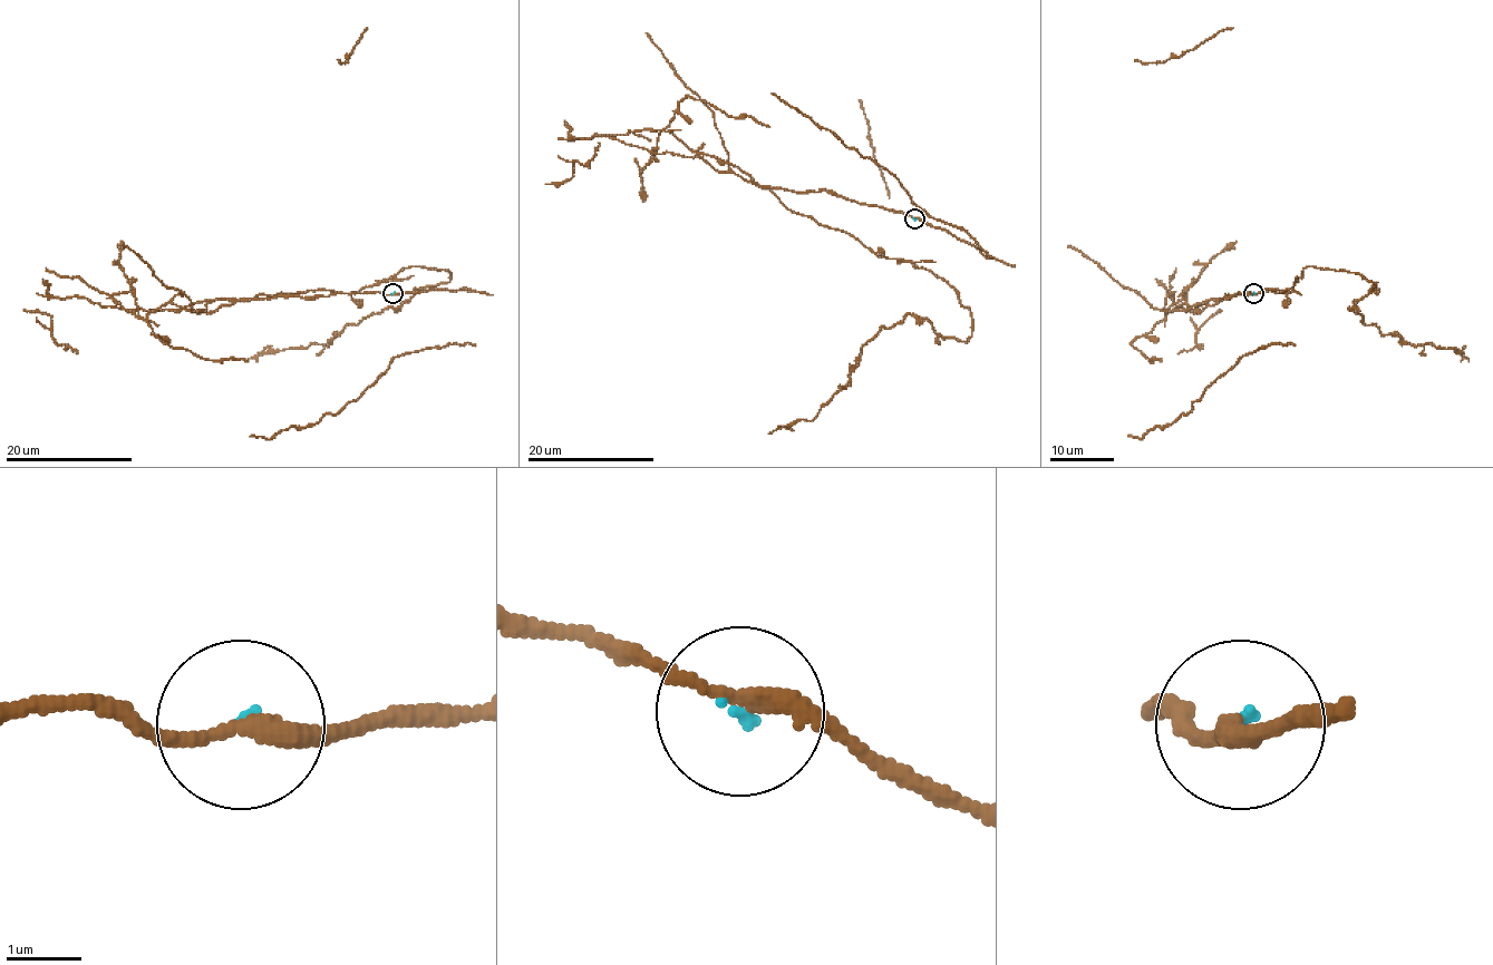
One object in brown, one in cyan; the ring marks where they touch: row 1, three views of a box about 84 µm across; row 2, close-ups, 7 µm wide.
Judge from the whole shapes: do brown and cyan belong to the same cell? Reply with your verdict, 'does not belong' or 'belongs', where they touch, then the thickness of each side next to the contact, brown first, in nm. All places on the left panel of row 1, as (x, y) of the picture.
does not belong | (393, 293) | 240/60 nm

